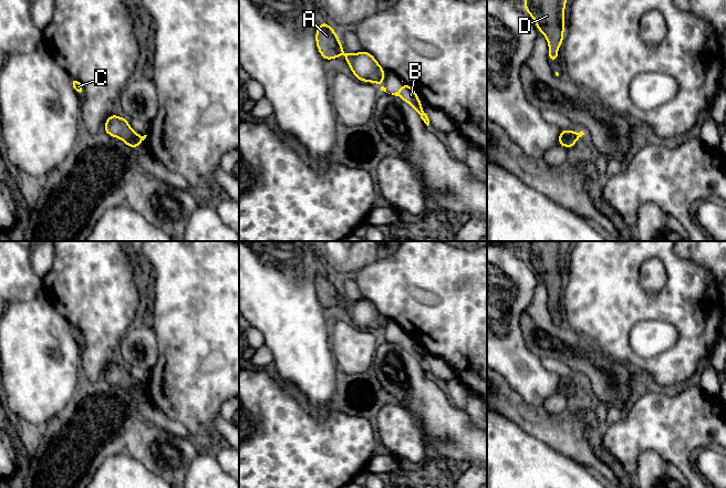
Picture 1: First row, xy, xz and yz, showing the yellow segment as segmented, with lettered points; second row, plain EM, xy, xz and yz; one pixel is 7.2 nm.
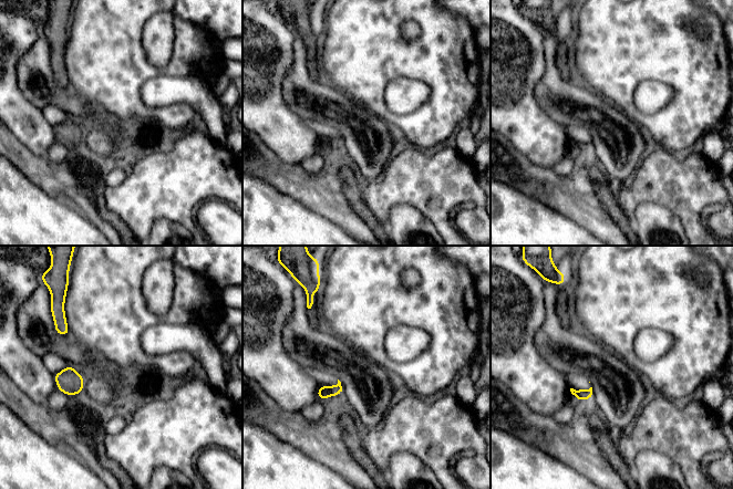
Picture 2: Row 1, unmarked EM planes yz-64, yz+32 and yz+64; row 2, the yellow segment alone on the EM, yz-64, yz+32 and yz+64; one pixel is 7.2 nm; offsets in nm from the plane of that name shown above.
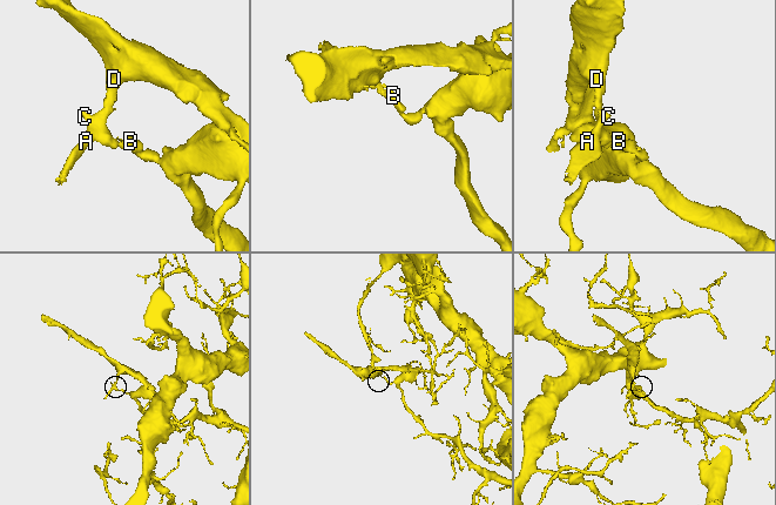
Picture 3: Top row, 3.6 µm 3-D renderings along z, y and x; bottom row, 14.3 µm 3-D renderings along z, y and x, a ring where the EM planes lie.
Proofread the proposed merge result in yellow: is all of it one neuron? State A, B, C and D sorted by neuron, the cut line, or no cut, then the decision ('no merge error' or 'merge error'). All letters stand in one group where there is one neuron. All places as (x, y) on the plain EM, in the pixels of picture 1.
A C D / B | yz (561, 377), (570, 380), (577, 386) | merge error

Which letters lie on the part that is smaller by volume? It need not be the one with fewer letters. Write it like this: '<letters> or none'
A, C, D

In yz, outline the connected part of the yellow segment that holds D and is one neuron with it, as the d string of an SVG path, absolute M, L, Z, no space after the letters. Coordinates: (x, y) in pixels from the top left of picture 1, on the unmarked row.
M525 241L523 256L533 267L539 280L542 280L547 287L549 301L548 305L550 310L558 308L558 295L562 293L564 281L564 258L566 250L569 241Z

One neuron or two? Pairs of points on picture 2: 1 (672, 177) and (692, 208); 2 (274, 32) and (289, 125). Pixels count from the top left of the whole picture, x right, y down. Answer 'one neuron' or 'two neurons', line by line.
1: one neuron
2: one neuron

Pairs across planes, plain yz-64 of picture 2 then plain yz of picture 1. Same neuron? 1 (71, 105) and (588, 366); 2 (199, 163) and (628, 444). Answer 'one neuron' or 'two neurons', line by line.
1: one neuron
2: one neuron

